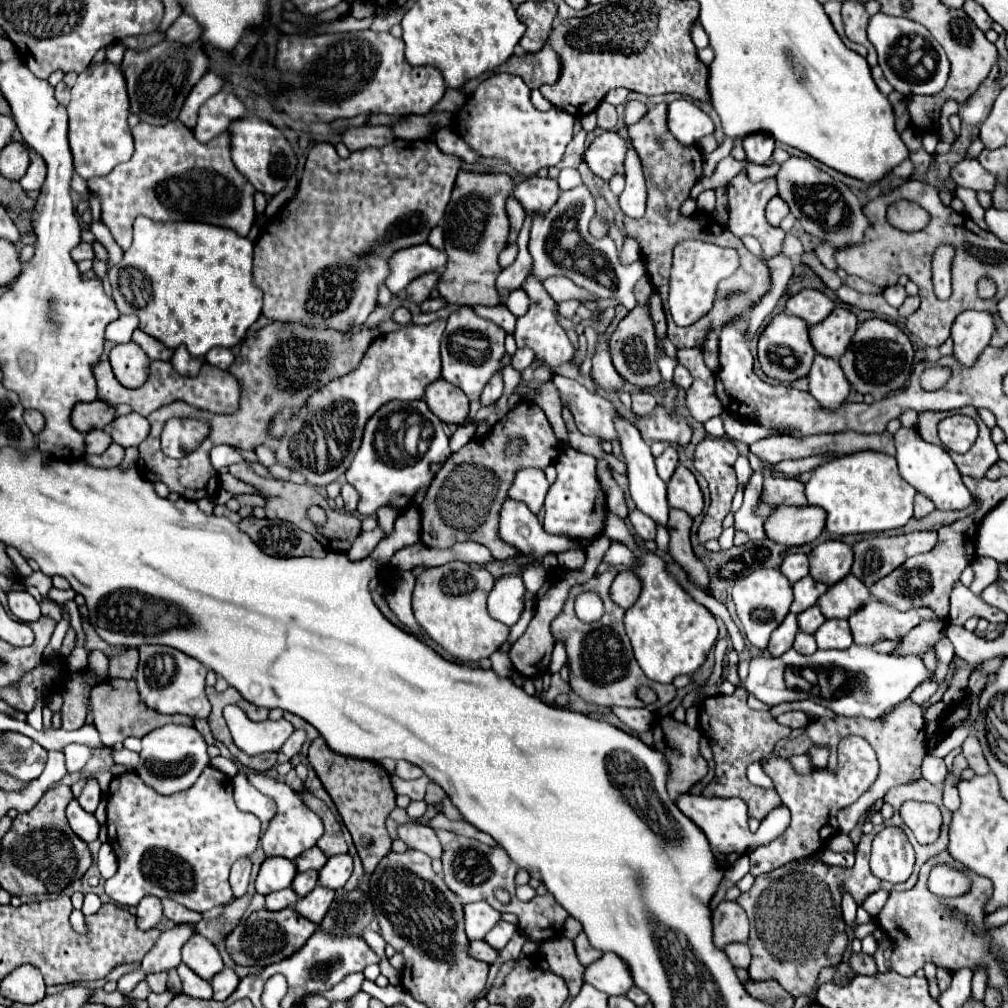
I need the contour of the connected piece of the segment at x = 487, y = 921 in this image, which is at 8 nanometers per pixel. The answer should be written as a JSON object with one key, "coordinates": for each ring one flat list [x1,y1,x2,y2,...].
{"coordinates":[[486,901,464,905,466,913,466,935,474,939,484,939,486,933,500,921,500,913]]}

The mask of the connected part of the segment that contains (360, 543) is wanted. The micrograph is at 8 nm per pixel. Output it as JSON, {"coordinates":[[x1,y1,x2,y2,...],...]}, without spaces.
{"coordinates":[[380,527,376,531,372,531,372,533,360,533,358,541,354,541,352,549,346,553,348,559,350,561,362,561,362,559,366,559,372,553,372,549,378,545,378,541,382,537,384,535,382,535,382,529]]}

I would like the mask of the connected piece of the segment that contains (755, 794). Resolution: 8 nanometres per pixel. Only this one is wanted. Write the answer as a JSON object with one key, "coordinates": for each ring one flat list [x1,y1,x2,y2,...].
{"coordinates":[[738,687,734,695,706,697,700,705,700,731,712,741,713,759,716,764,715,777,704,787,704,797,740,797,748,805,748,817,764,819,772,807,780,805,778,793,774,789,762,789,748,781,746,767,750,763,760,763,772,755,774,745,790,735,788,727,782,727,768,711,754,711,746,705,748,693]]}

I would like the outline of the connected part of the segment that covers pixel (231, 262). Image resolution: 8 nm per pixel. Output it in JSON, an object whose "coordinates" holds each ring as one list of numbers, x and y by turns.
{"coordinates":[[138,217,134,221,134,241,130,245,128,251,124,251,124,257,118,265,114,265,108,271,108,279,112,285,112,295,116,301,116,307,122,313,134,313,140,319,140,325,144,333,152,335,154,339,162,341,166,347,176,349,178,345,186,345,192,357,204,357,212,347,234,347,236,343,240,343,240,339,244,337,244,333,248,331,248,327,260,317,262,311,262,291,252,283,252,241,248,237,240,237,238,233,234,233,232,229,226,227,218,227,218,225,208,225,208,223,198,223,198,221,182,221,182,223,156,223,148,217]]}

